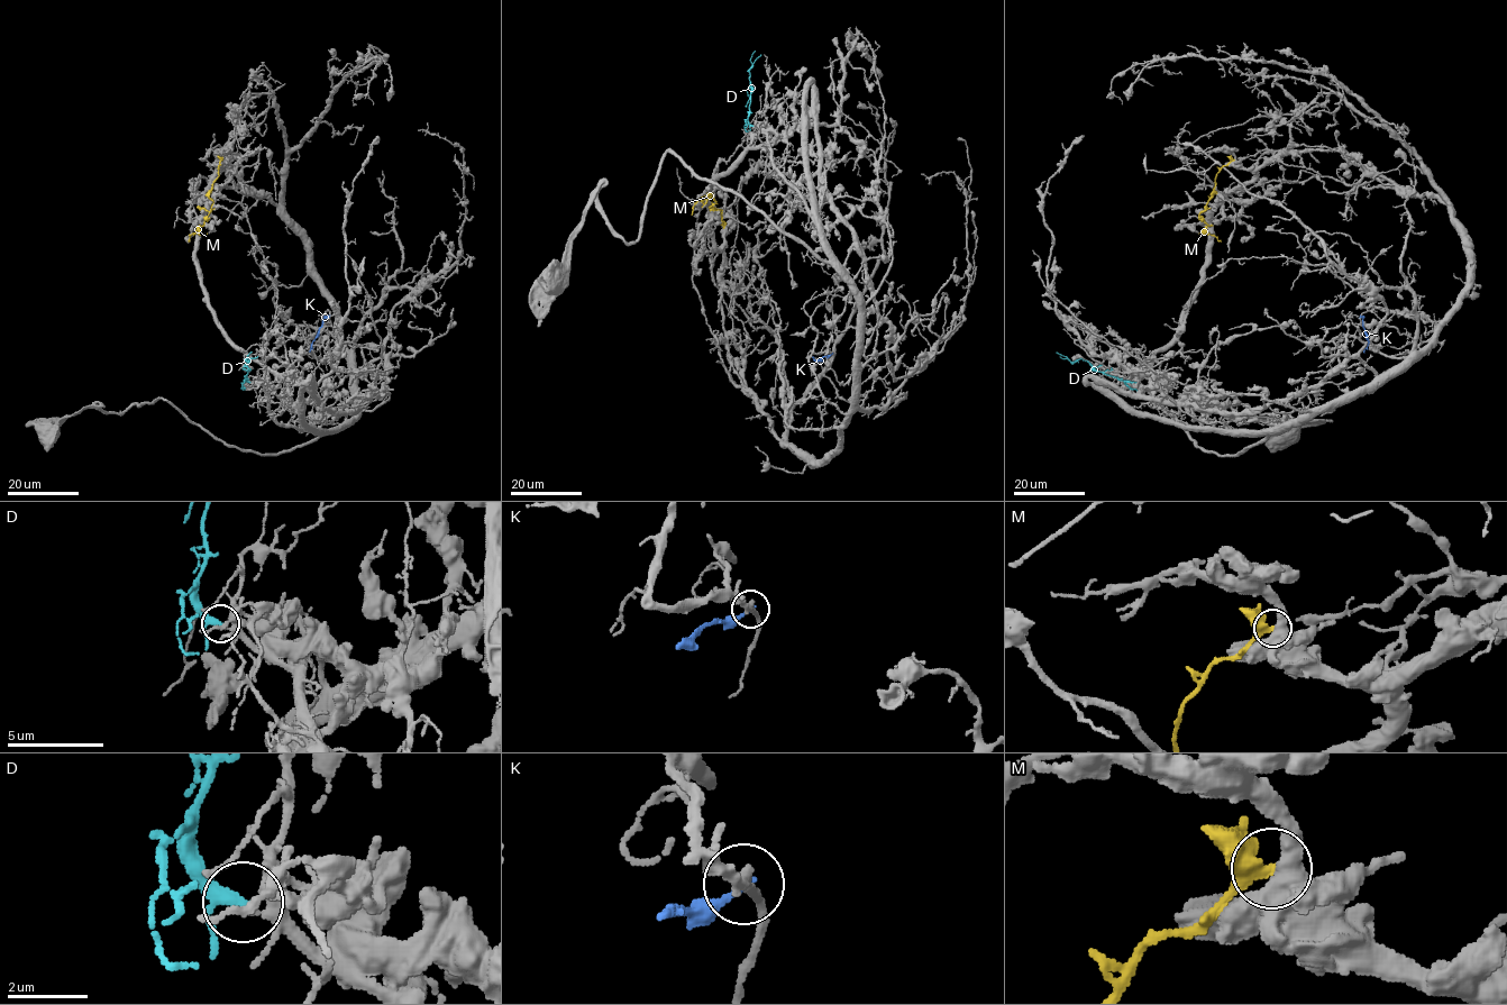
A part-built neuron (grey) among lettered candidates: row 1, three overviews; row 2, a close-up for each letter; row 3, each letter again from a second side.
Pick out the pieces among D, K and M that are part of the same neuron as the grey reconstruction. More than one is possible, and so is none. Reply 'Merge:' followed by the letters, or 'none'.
Merge: D

